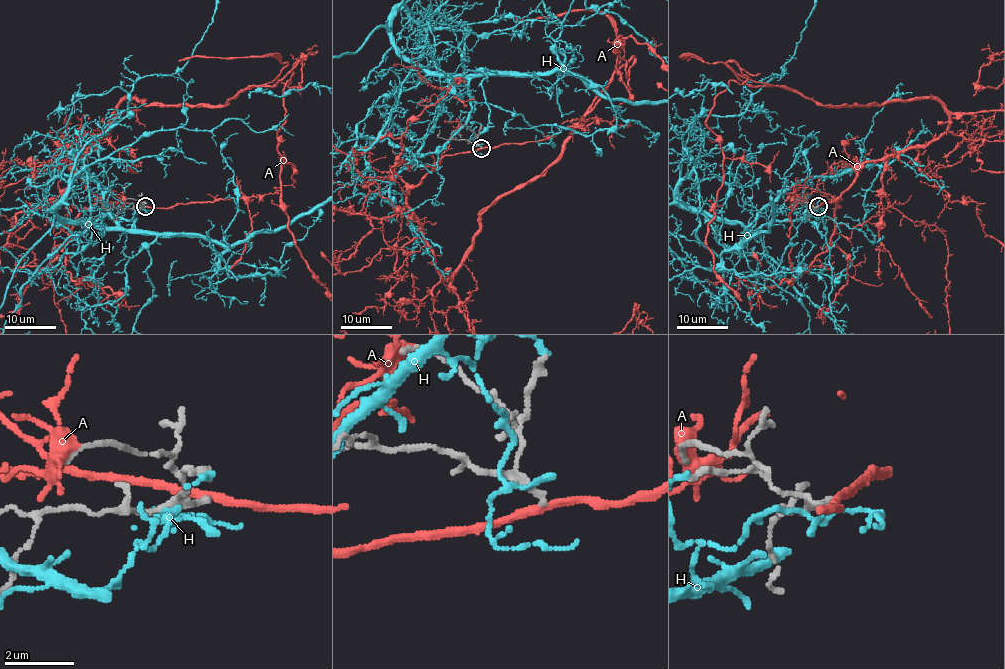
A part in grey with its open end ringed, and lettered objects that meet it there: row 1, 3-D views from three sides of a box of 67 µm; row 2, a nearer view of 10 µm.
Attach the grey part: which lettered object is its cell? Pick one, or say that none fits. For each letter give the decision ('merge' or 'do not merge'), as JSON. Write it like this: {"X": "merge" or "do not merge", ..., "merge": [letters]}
{"A": "do not merge", "H": "do not merge", "merge": []}

